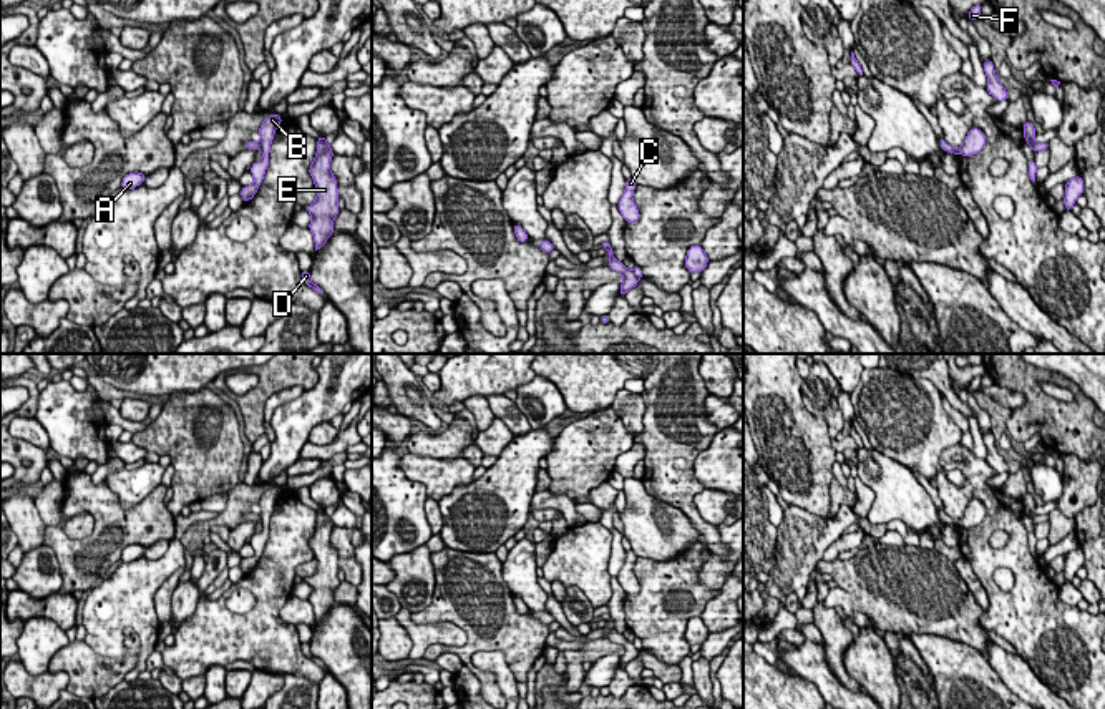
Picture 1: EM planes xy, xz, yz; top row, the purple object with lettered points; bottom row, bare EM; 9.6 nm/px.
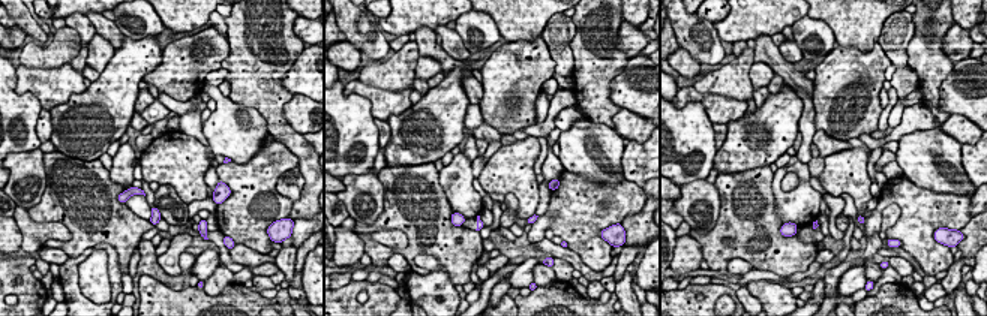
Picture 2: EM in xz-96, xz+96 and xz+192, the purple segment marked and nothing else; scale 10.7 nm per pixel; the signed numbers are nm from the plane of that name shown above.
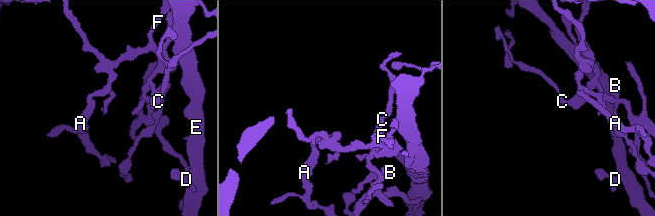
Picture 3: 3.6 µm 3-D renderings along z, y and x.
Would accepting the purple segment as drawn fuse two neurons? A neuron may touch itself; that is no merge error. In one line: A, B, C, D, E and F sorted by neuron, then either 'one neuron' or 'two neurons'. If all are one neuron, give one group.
groups A C F / B D E; two neurons

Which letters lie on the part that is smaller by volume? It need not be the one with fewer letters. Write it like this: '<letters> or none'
B, D, E

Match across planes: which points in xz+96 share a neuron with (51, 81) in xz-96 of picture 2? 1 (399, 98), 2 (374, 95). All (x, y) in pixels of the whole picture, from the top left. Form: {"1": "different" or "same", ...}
{"1": "same", "2": "same"}

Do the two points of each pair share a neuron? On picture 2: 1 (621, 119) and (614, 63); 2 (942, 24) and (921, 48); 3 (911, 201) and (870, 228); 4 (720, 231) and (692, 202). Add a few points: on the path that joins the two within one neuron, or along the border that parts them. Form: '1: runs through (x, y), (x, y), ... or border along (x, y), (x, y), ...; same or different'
1: border along (620, 108), (612, 117), (612, 128); different
2: runs through (936, 29), (927, 38), (927, 42); same
3: runs through (899, 198), (890, 198), (878, 210), (876, 216); same
4: border along (719, 190), (717, 222), (705, 232), (690, 231); different

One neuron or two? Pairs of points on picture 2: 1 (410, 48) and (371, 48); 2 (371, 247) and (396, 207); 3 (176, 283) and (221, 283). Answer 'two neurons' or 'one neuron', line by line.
1: two neurons
2: one neuron
3: two neurons

